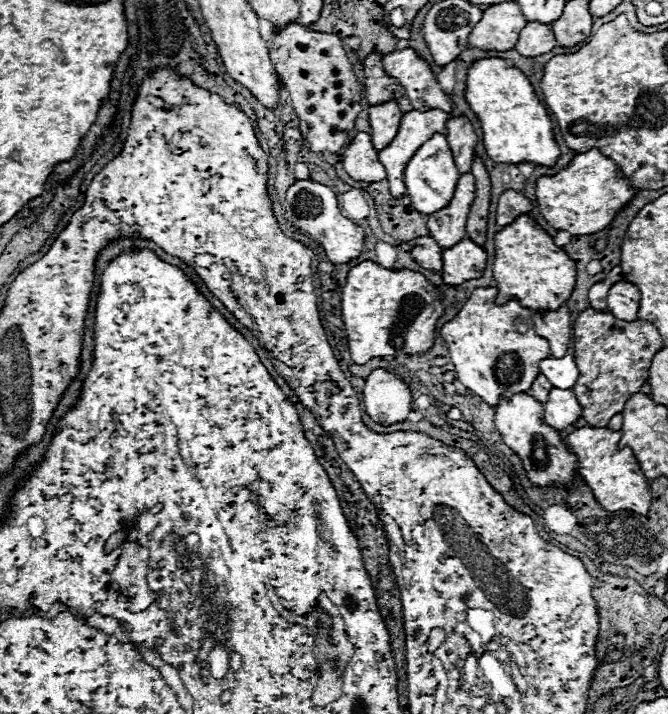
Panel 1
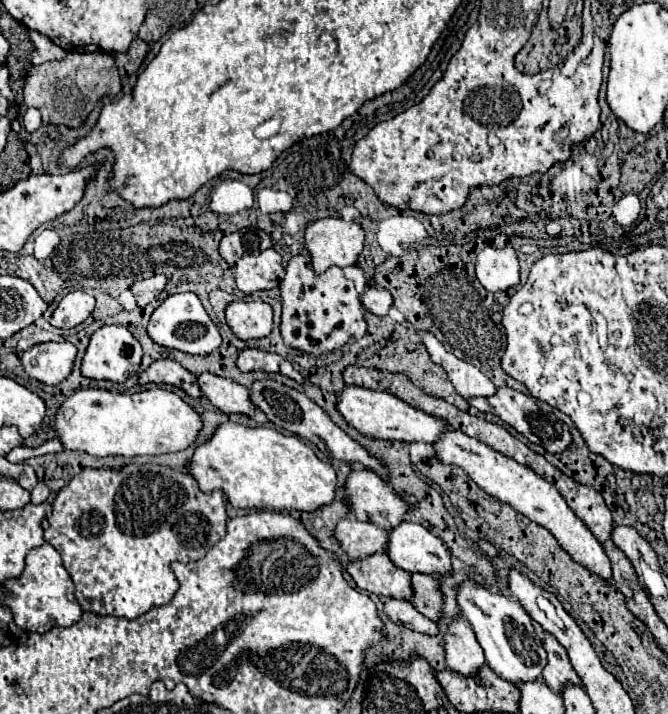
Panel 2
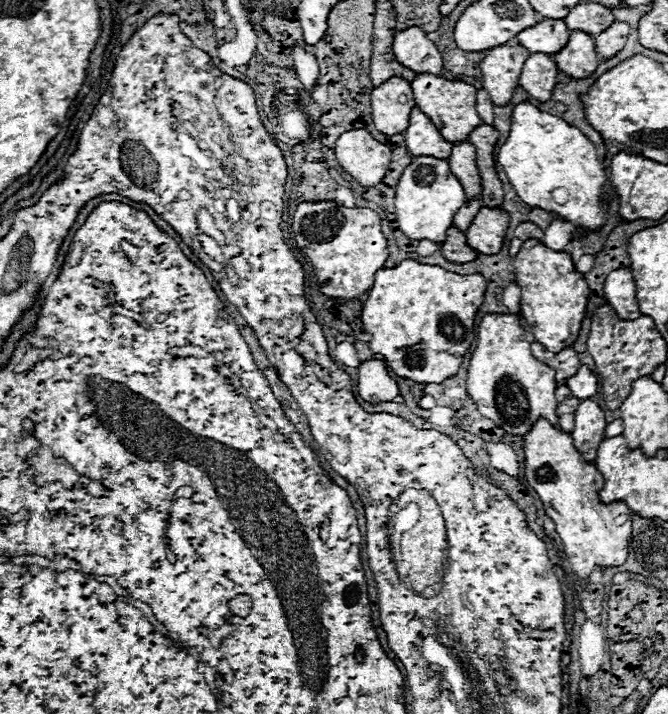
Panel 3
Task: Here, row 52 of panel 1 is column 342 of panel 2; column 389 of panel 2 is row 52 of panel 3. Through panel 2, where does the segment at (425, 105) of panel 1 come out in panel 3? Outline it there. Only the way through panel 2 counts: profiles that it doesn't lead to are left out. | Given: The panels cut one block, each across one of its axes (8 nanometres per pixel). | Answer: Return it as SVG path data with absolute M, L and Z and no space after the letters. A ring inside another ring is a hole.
M418 26L396 32L392 40L392 54L400 60L400 64L412 68L416 74L442 76L442 54Z

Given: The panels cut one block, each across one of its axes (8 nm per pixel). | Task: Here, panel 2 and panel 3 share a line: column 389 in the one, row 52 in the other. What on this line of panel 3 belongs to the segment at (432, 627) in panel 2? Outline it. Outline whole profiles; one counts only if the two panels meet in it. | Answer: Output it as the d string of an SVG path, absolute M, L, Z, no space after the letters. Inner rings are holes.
M612 22L604 32L594 36L596 50L598 50L598 54L602 54L602 58L610 58L618 50L622 50L622 46L626 44L626 38L628 38L628 24Z

